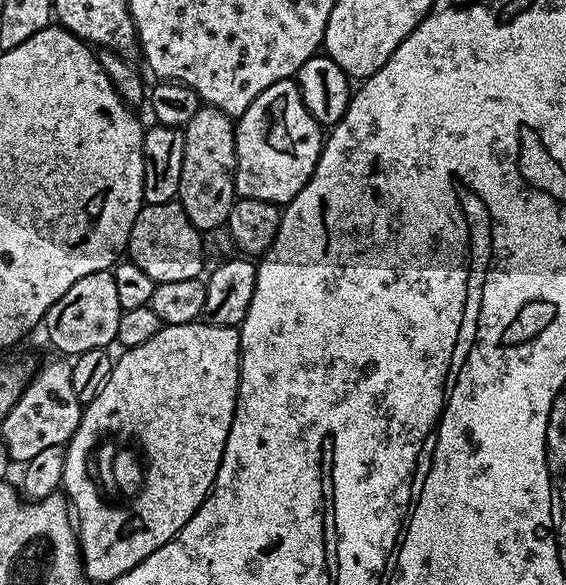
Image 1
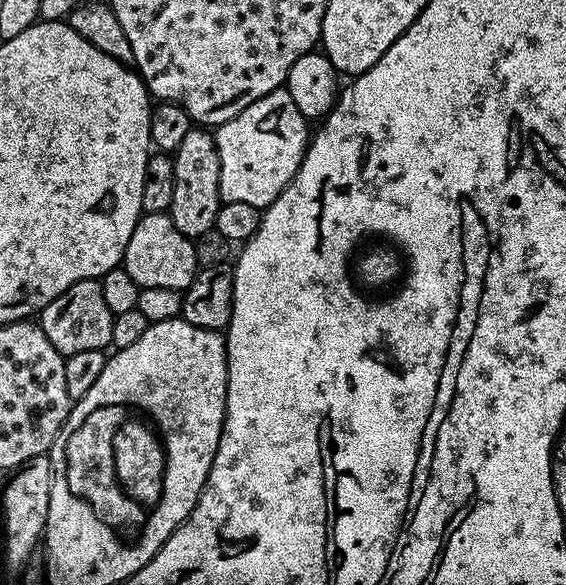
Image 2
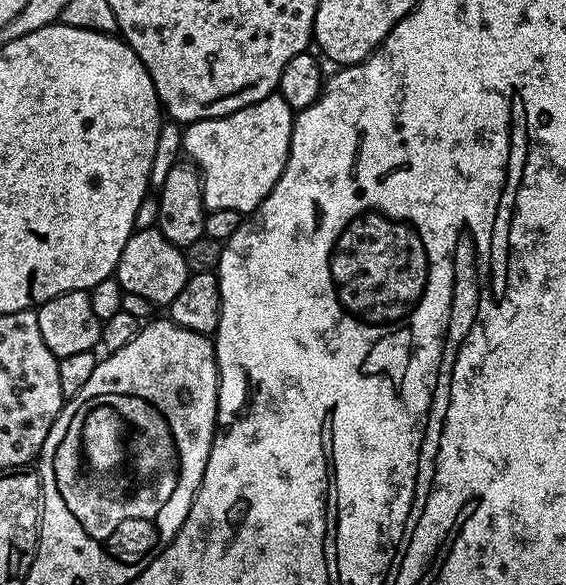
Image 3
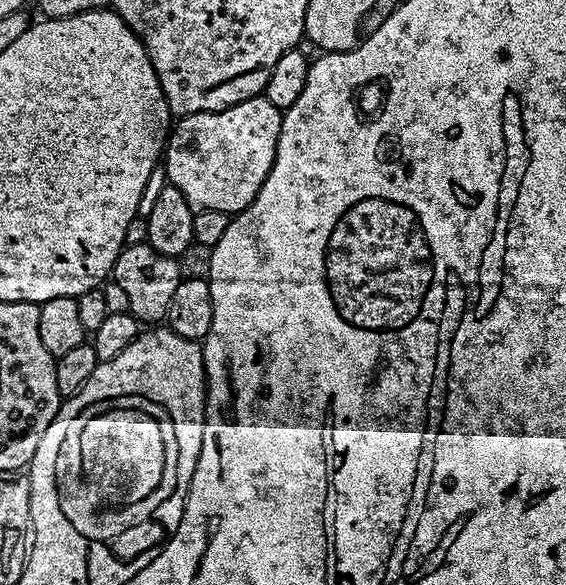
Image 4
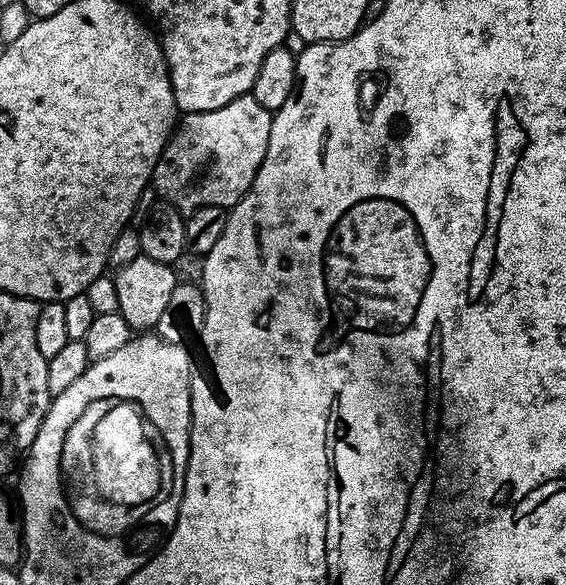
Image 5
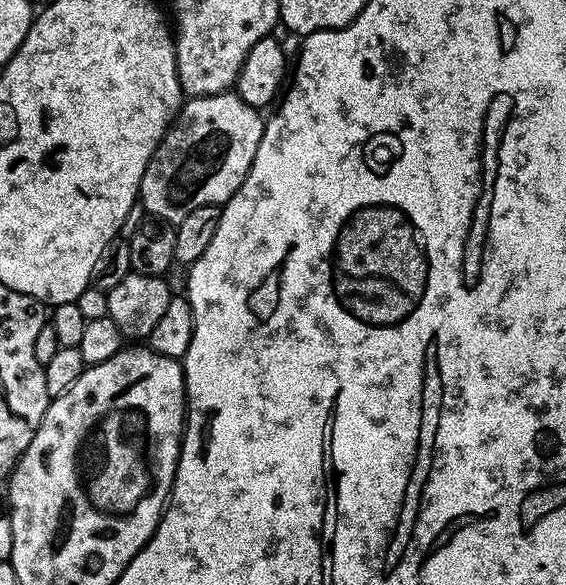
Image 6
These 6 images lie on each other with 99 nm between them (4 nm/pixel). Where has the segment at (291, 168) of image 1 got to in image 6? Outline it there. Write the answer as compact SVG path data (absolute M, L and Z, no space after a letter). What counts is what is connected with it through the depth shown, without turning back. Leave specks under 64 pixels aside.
M232 90L213 96L185 99L172 125L168 127L168 133L154 150L146 166L146 174L142 174L138 200L143 204L145 213L175 226L182 218L186 218L186 214L190 214L190 210L198 210L198 206L224 205L238 190L238 186L242 186L254 162L254 154L258 154L258 142L262 142L264 122L265 117Z

